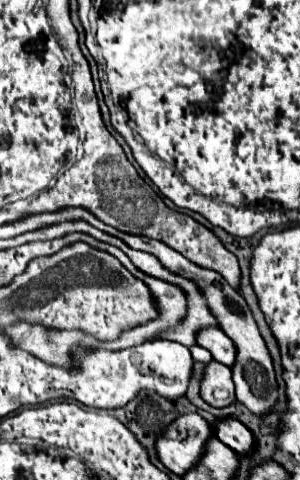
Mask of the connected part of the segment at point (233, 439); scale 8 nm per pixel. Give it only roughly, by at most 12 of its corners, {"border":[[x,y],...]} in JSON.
{"border":[[233,416],[215,424],[217,438],[247,454],[255,436]]}

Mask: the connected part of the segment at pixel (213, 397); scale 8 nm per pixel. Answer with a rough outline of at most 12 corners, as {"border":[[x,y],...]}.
{"border":[[211,360],[201,398],[215,408],[235,402],[231,368]]}

